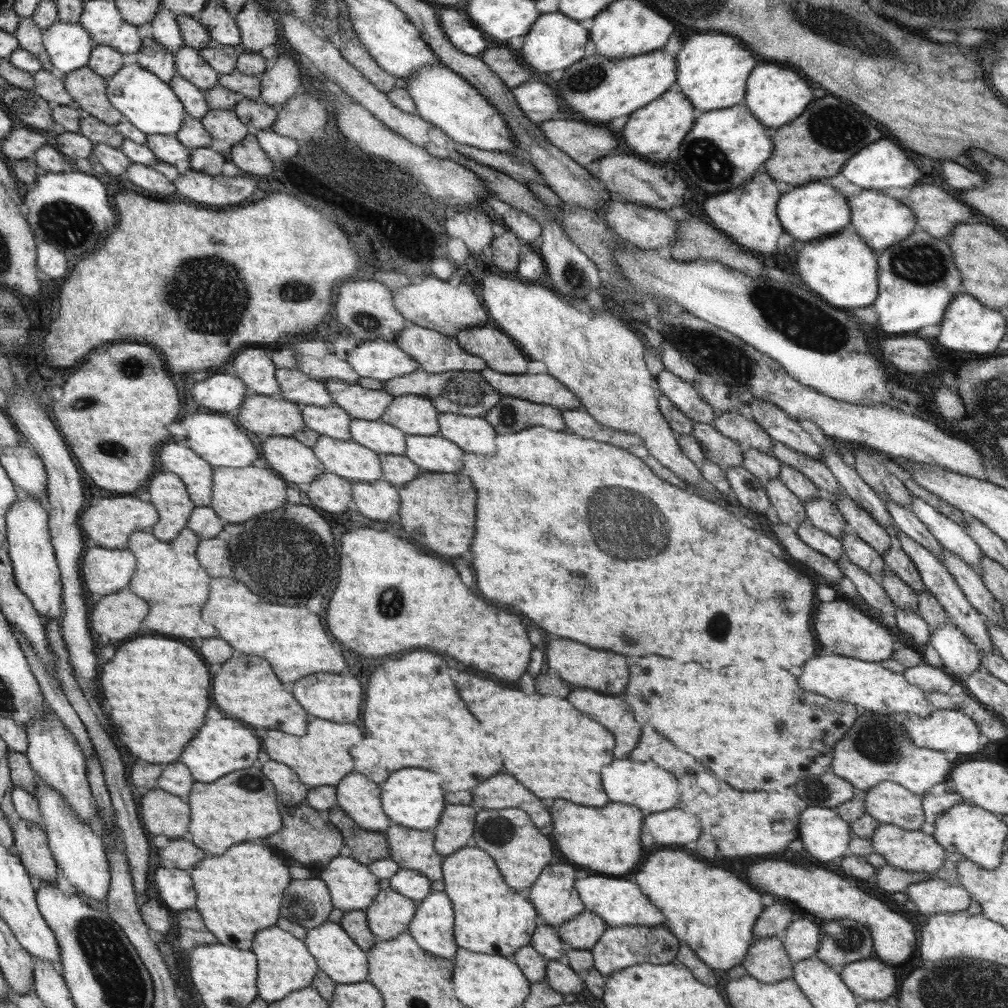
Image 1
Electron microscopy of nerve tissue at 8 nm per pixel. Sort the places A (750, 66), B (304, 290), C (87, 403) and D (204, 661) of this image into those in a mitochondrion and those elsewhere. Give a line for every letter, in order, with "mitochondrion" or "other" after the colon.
A: other
B: mitochondrion
C: other
D: other

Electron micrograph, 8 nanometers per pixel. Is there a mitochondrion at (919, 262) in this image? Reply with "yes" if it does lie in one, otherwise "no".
yes

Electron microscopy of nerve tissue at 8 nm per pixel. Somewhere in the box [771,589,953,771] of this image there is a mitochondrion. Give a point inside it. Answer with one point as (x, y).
(877, 741)

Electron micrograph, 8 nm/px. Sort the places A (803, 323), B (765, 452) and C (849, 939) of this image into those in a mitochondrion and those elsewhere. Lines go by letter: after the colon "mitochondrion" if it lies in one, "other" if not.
A: mitochondrion
B: other
C: mitochondrion

